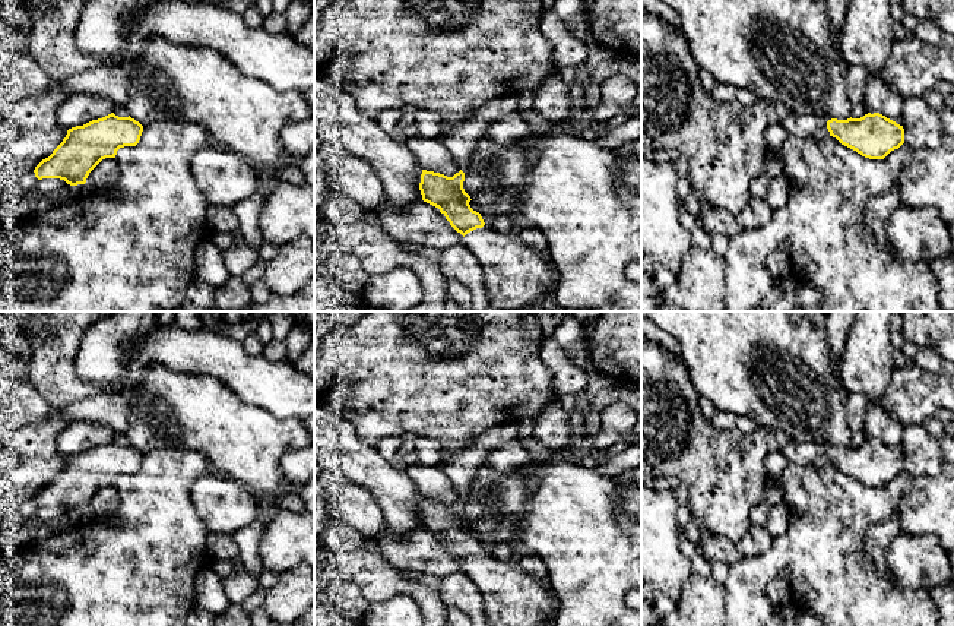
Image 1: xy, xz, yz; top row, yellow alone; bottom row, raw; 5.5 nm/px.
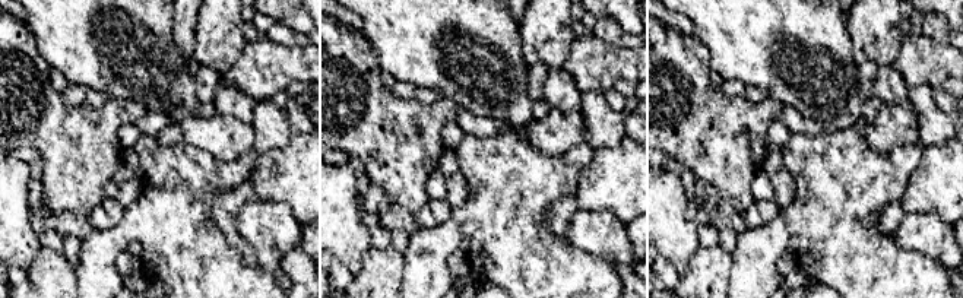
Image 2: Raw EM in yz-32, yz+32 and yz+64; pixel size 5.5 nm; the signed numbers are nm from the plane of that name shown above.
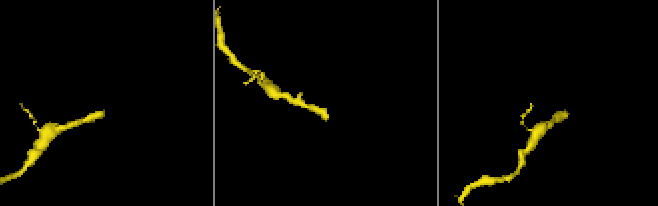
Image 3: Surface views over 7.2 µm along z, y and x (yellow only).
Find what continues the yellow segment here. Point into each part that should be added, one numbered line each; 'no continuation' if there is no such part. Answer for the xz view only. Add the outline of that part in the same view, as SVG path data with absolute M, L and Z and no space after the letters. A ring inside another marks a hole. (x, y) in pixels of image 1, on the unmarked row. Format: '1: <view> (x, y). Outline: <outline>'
1: xz (512, 597). Outline: M484 553L460 569L482 594L488 626L538 626L560 601L551 588L516 562Z

